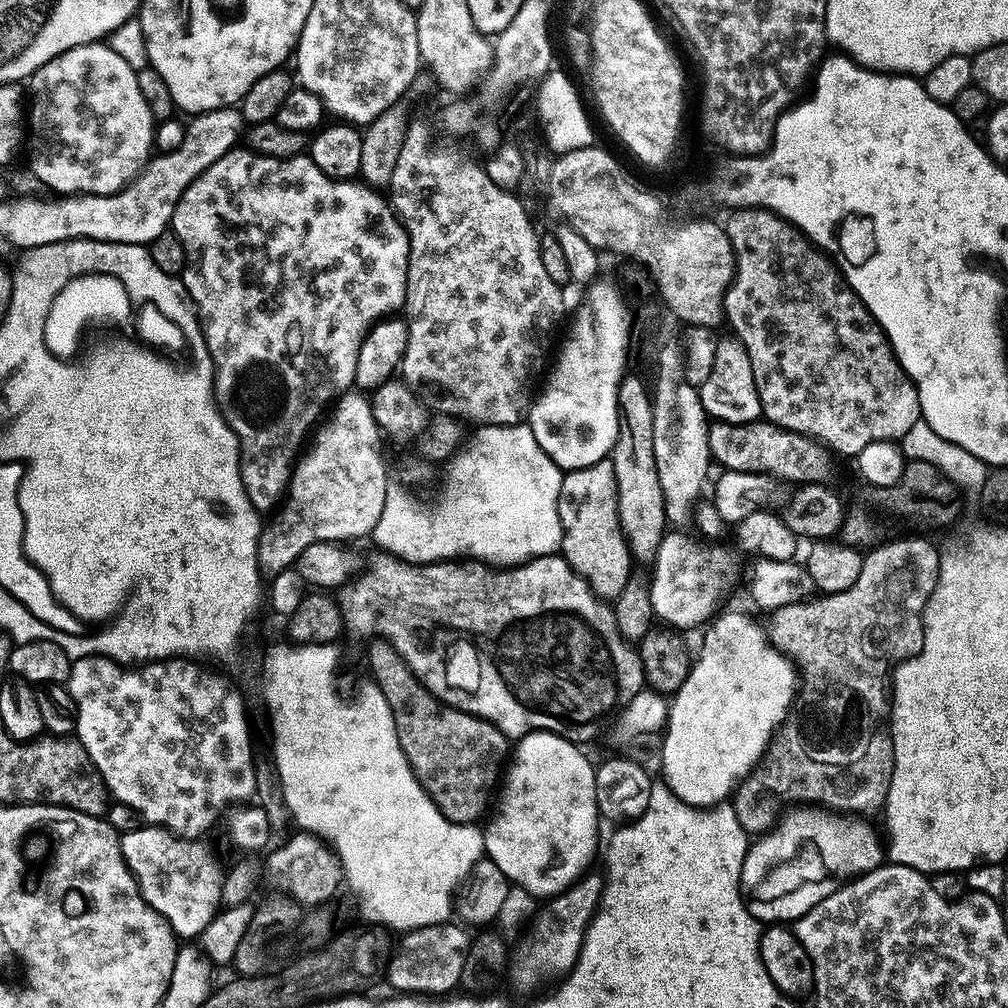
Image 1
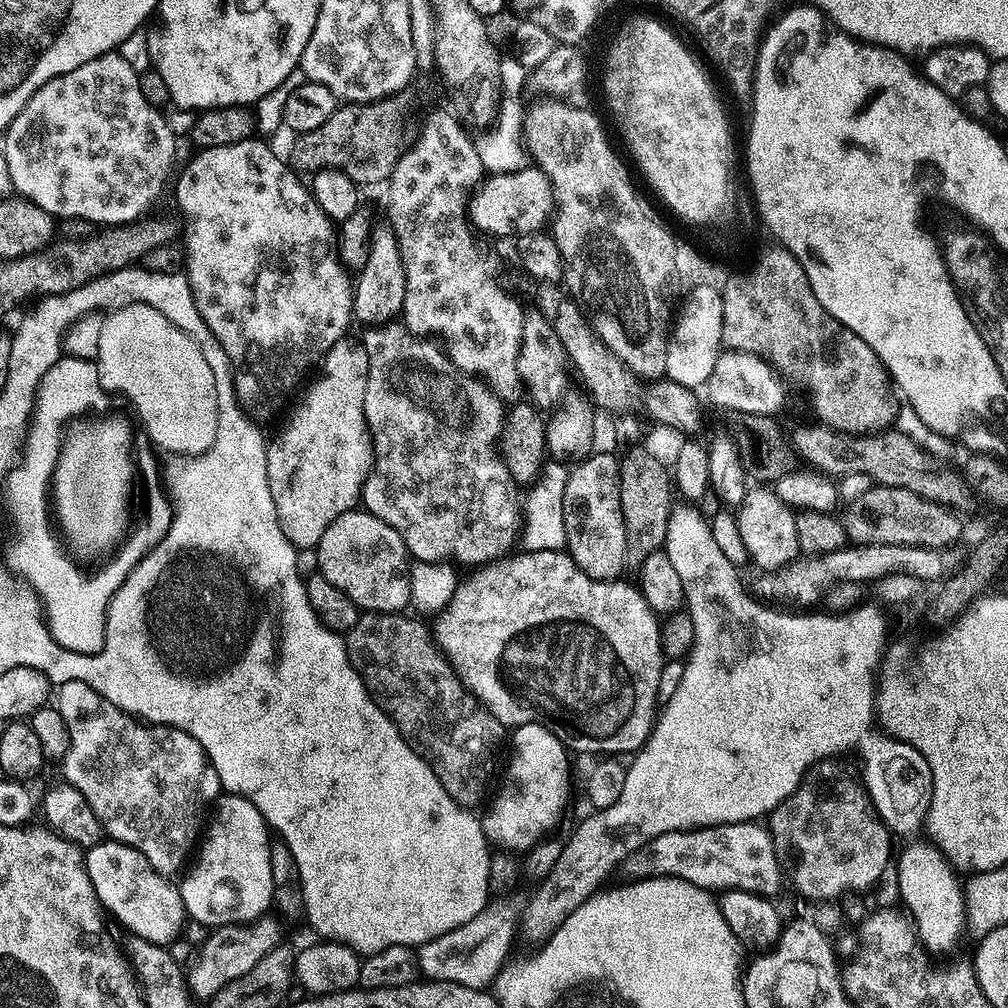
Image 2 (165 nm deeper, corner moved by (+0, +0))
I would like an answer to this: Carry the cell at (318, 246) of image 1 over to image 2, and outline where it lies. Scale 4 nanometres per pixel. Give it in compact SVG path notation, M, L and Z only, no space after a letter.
M253 138L234 142L230 146L199 149L195 153L197 156L181 170L180 177L176 180L176 204L184 215L182 247L192 297L198 306L202 322L206 322L210 334L214 334L214 338L228 355L228 362L232 365L232 385L236 391L236 403L252 418L270 415L303 382L304 375L312 367L316 368L338 341L345 339L347 332L344 331L347 330L348 323L353 323L354 320L352 315L354 280L337 253L338 232L333 220L320 209L312 196L311 187L305 181L303 184L300 181L303 179L281 157L280 161L262 141L264 140Z

